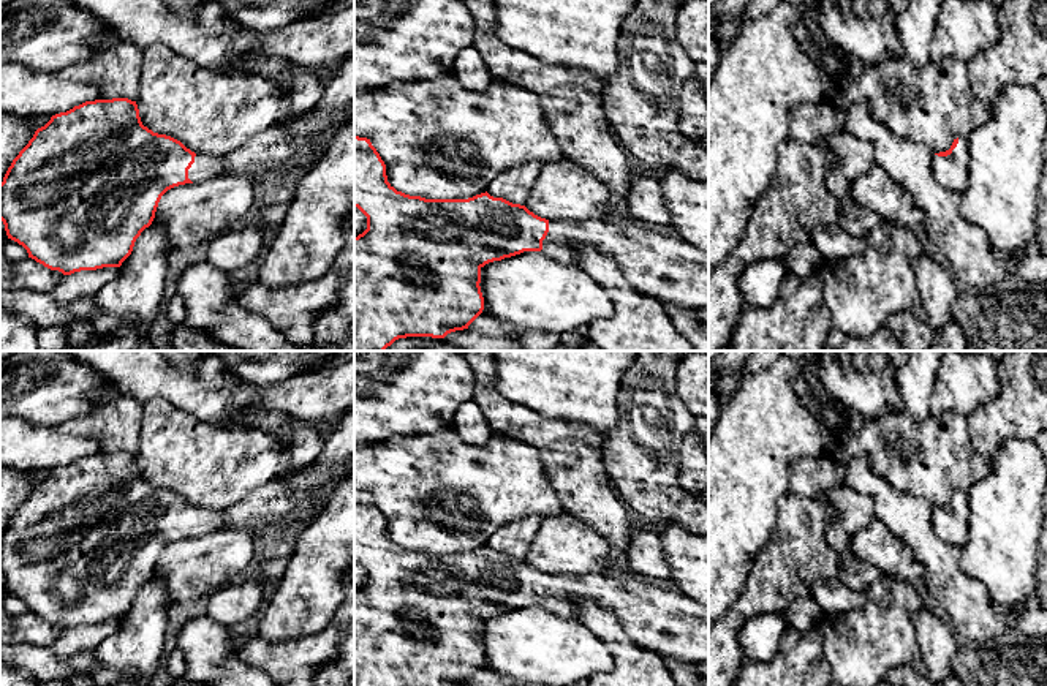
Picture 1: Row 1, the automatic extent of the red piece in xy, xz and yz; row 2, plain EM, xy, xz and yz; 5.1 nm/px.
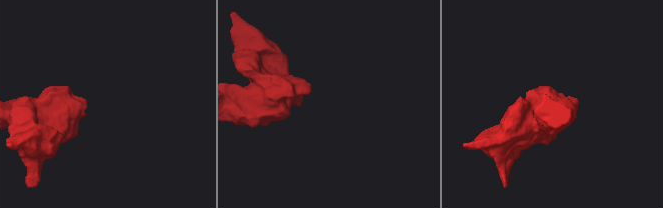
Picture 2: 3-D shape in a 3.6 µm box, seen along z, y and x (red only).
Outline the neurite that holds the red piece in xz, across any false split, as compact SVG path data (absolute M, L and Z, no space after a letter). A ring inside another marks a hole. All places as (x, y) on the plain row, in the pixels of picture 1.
M354 490L354 561L367 571L367 583L354 591L354 686L455 686L482 667L481 623L524 605L576 616L579 601L595 601L610 610L625 632L663 661L683 665L709 664L709 604L697 604L678 591L647 583L636 574L549 575L525 560L493 552L487 545L468 553L425 553L397 545L386 530L386 518L370 493Z

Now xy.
M85 455L52 469L13 514L0 537L0 574L8 593L51 624L71 629L120 621L131 609L136 593L152 579L168 544L221 528L255 534L270 523L282 526L288 522L297 503L289 481L282 471L239 504L214 511L195 507L180 495L144 481L136 455Z

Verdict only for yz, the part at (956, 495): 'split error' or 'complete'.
split error

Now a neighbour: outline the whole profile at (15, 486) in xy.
M0 466L0 537L13 514L28 498L36 484L24 471Z

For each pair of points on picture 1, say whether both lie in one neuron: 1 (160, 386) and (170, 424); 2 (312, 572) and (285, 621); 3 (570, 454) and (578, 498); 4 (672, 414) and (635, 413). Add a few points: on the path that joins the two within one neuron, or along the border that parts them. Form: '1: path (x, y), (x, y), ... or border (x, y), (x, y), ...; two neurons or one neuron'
1: border (143, 402), (166, 399), (196, 416); two neurons
2: path (310, 585), (310, 593), (296, 609); one neuron
3: path (576, 465), (578, 487); one neuron
4: path (663, 414), (644, 413); one neuron

